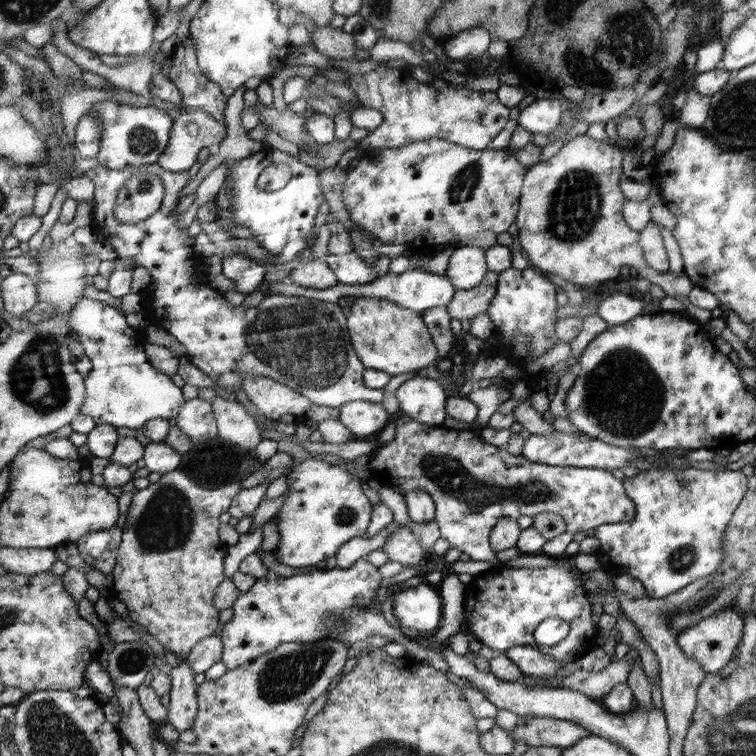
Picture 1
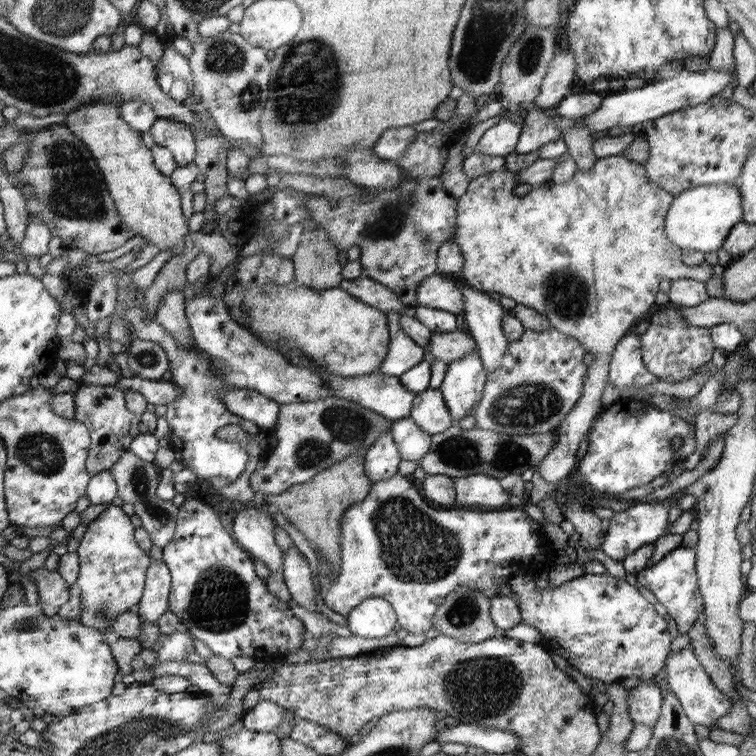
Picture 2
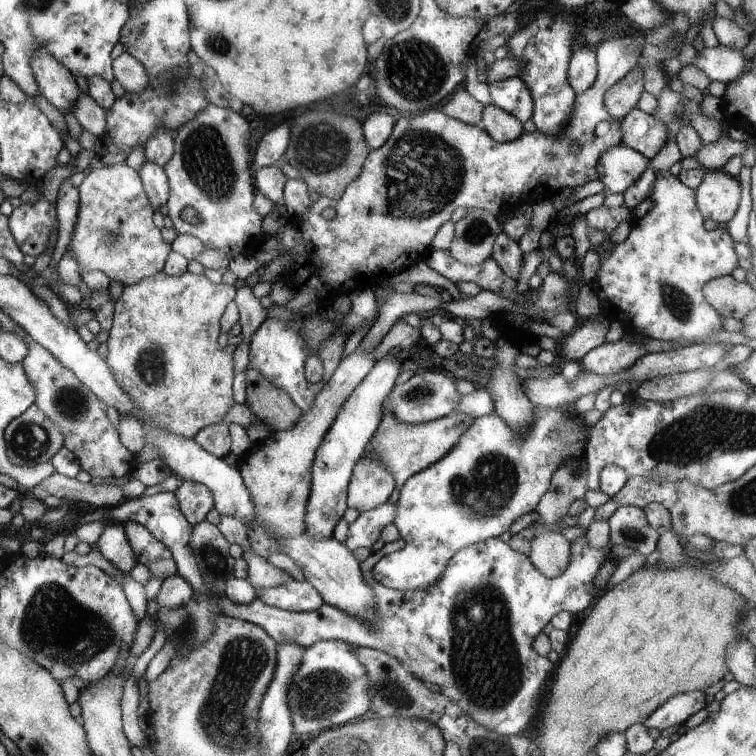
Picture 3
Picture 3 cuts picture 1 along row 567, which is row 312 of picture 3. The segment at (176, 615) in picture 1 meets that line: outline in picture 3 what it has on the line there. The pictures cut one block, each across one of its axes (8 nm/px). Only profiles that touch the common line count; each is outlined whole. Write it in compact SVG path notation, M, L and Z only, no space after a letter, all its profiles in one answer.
M186 272L182 276L155 274L134 286L125 286L115 302L112 328L106 341L106 364L118 380L132 404L136 404L146 422L168 432L194 440L203 428L220 424L235 406L233 399L234 347L220 346L220 316L235 300L238 291L234 285L214 283L204 274Z

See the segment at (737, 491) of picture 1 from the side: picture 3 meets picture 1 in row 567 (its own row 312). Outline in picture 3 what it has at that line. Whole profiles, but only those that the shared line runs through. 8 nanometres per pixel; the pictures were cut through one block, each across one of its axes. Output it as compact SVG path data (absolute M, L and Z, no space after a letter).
M662 170L662 172L655 173L655 178L652 193L646 197L651 200L652 208L642 218L633 221L626 240L621 244L612 243L610 250L604 250L604 252L600 252L600 249L596 250L600 260L600 269L593 282L594 290L596 290L596 296L600 302L604 316L611 321L619 321L624 328L626 328L626 331L640 334L646 338L666 340L666 342L682 342L682 340L684 340L684 342L690 342L690 344L692 344L692 342L708 340L710 336L714 336L716 332L723 330L722 320L724 320L724 317L720 316L720 314L712 308L711 303L707 301L707 297L703 293L703 286L713 278L730 276L734 268L738 266L738 256L736 256L736 252L734 252L734 242L732 242L731 234L728 234L728 231L724 228L718 228L712 230L712 232L704 230L705 215L698 207L698 203L695 199L695 190L690 190L690 188L684 186L677 176L670 173L670 170Z

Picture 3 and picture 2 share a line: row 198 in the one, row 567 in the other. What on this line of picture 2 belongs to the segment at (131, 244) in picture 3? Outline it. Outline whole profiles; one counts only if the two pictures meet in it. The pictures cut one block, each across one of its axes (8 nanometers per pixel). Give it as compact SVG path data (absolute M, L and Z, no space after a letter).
M110 504L92 522L79 539L79 575L75 584L80 587L82 610L78 620L84 626L109 632L107 626L127 610L135 610L143 598L148 568L148 554L134 539L134 524L121 506Z

